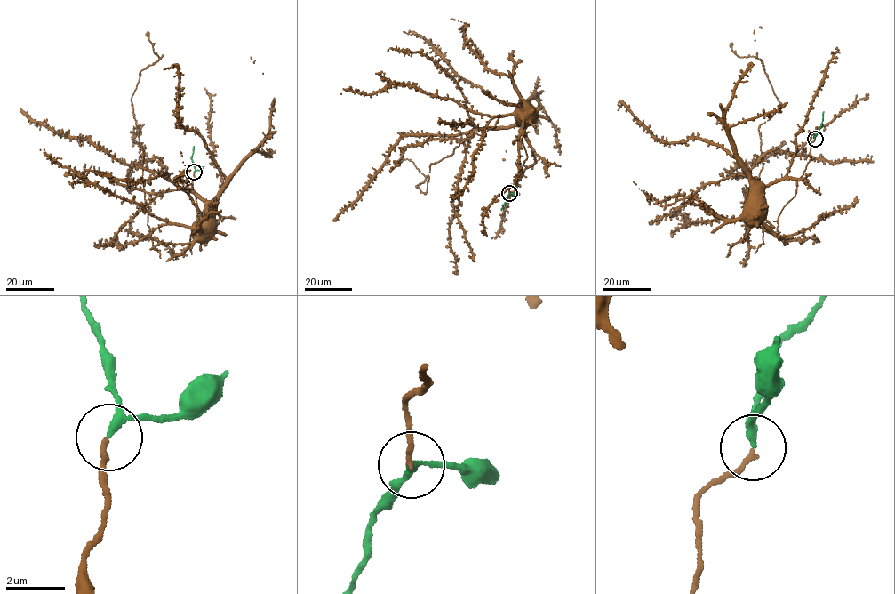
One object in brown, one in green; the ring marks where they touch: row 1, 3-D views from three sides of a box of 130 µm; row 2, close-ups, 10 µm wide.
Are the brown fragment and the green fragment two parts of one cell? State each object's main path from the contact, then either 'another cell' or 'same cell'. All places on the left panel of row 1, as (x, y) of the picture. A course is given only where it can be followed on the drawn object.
course brown (195, 172), (192, 190), (198, 209), (197, 224), (190, 235), (190, 250), (187, 249), (197, 232); course green (195, 172), (194, 146); same cell

